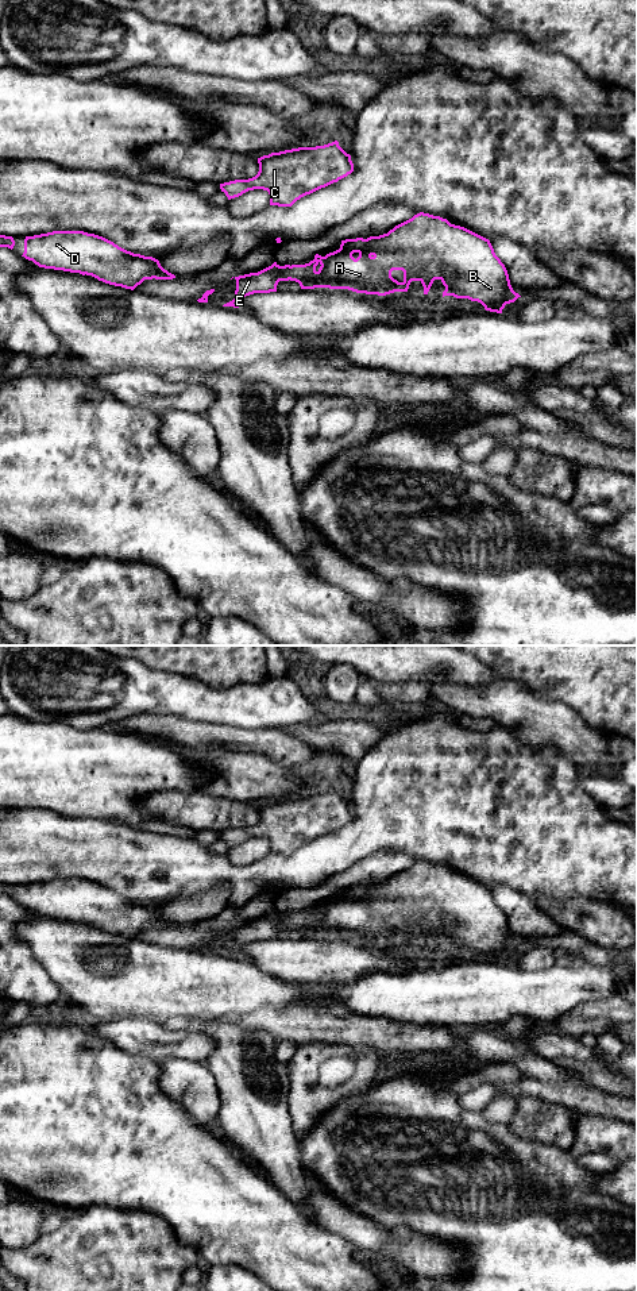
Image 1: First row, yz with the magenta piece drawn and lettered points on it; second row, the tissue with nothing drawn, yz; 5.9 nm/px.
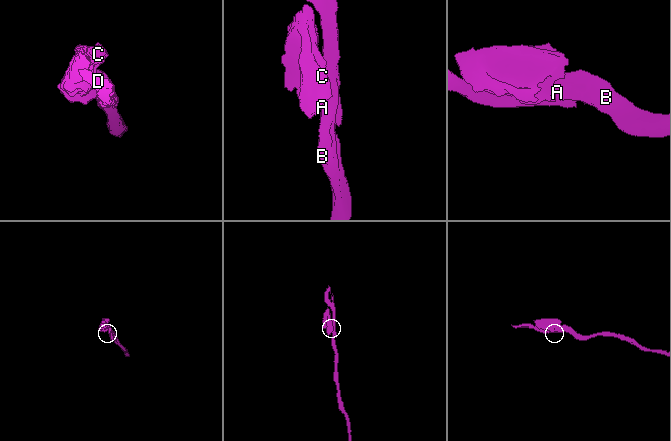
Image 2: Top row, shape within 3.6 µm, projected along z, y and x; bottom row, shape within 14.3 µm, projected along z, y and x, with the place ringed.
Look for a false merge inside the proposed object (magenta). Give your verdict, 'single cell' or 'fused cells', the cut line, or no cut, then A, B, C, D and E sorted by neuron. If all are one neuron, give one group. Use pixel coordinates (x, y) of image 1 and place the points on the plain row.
fused cells | yz (313, 921), (317, 925), (317, 931) | A B D E / C

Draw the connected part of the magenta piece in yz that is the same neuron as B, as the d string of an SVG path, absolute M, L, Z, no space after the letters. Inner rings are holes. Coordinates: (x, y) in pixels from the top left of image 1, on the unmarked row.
M420 860L412 867L395 874L387 882L367 887L341 889L340 897L305 913L271 914L244 924L235 925L235 947L223 955L239 956L240 949L254 941L277 940L279 929L296 929L301 937L329 936L348 937L356 941L386 944L394 940L408 940L412 929L420 929L424 943L428 943L435 928L445 934L444 944L468 947L480 951L486 959L502 961L506 952L518 945L510 933L505 913L495 903L489 887L451 872L447 867ZM393 918L404 920L404 929L391 925Z

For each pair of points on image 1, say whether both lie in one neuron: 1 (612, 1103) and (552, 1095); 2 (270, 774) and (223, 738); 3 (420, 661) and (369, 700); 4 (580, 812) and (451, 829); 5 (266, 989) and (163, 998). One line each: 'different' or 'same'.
1: same
2: different
3: different
4: same
5: same

